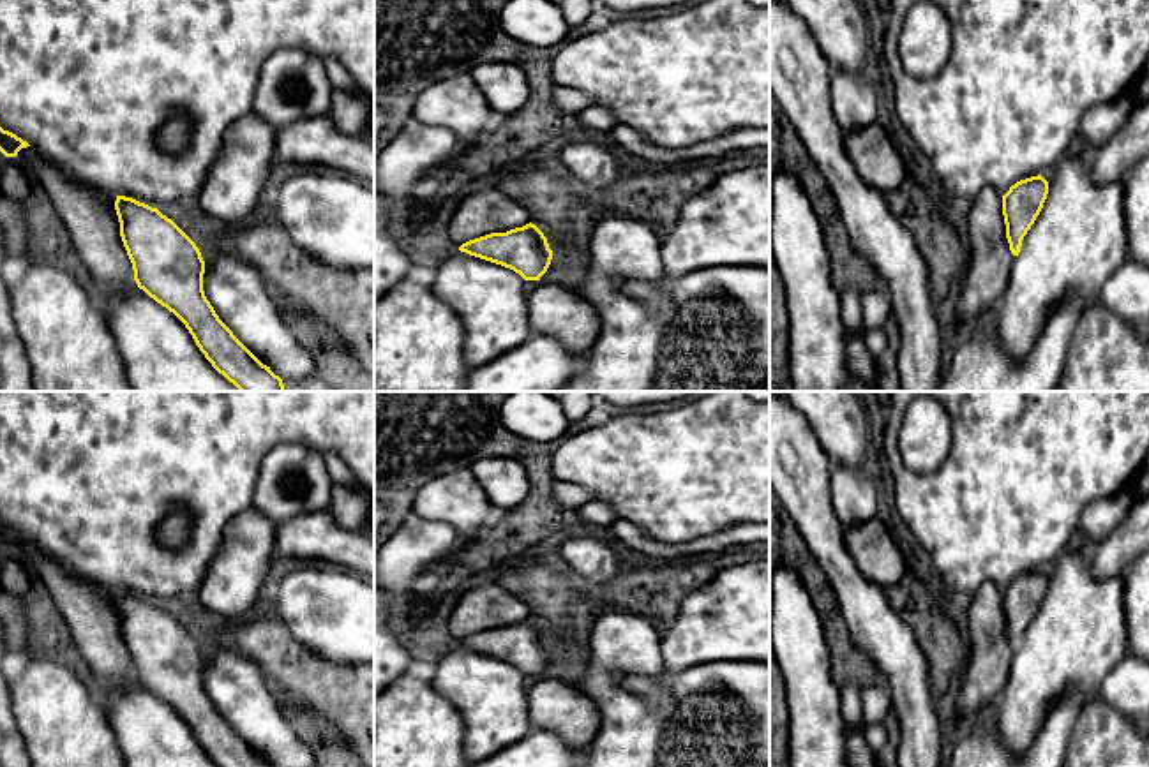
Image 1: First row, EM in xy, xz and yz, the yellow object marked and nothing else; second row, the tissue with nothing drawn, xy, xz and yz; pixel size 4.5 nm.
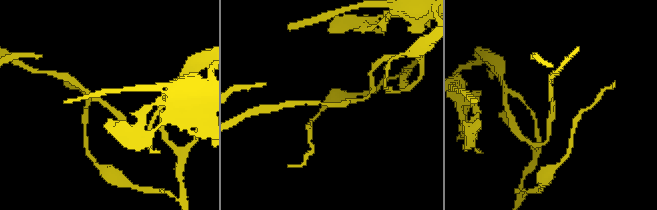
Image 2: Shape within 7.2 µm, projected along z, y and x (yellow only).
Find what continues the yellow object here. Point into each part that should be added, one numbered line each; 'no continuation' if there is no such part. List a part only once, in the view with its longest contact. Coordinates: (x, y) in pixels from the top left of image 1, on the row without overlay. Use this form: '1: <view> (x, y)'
1: xy (89, 609)

